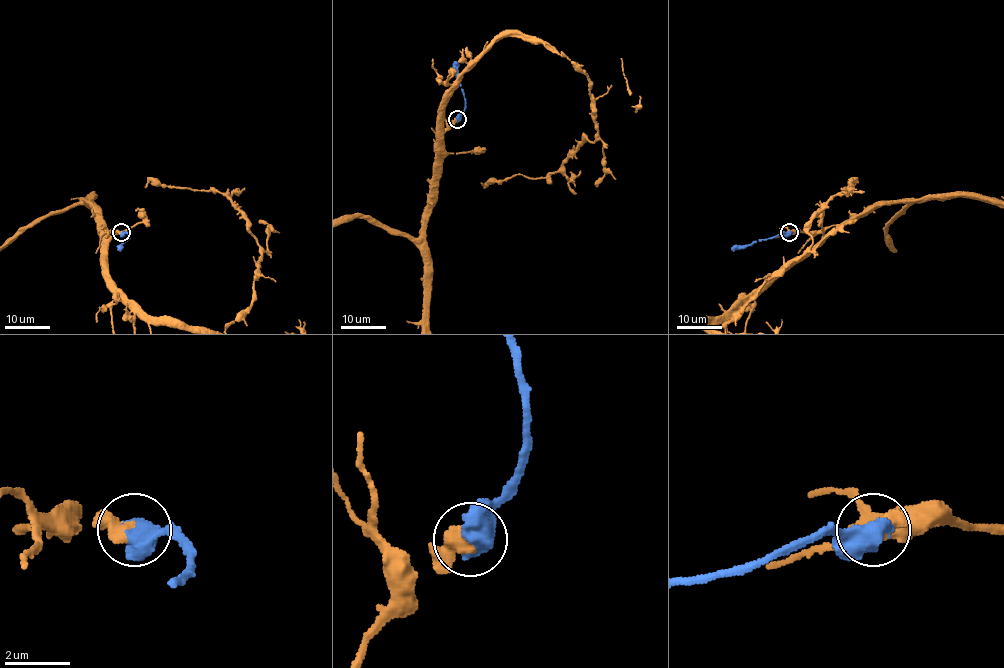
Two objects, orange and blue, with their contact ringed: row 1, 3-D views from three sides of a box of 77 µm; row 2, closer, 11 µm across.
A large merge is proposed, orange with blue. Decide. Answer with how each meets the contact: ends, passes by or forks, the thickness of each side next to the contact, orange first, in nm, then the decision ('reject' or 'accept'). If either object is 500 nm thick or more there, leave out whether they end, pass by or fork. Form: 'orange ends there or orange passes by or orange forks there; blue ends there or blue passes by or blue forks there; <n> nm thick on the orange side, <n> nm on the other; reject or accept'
600 nm thick on the orange side, 750 nm on the other; accept

